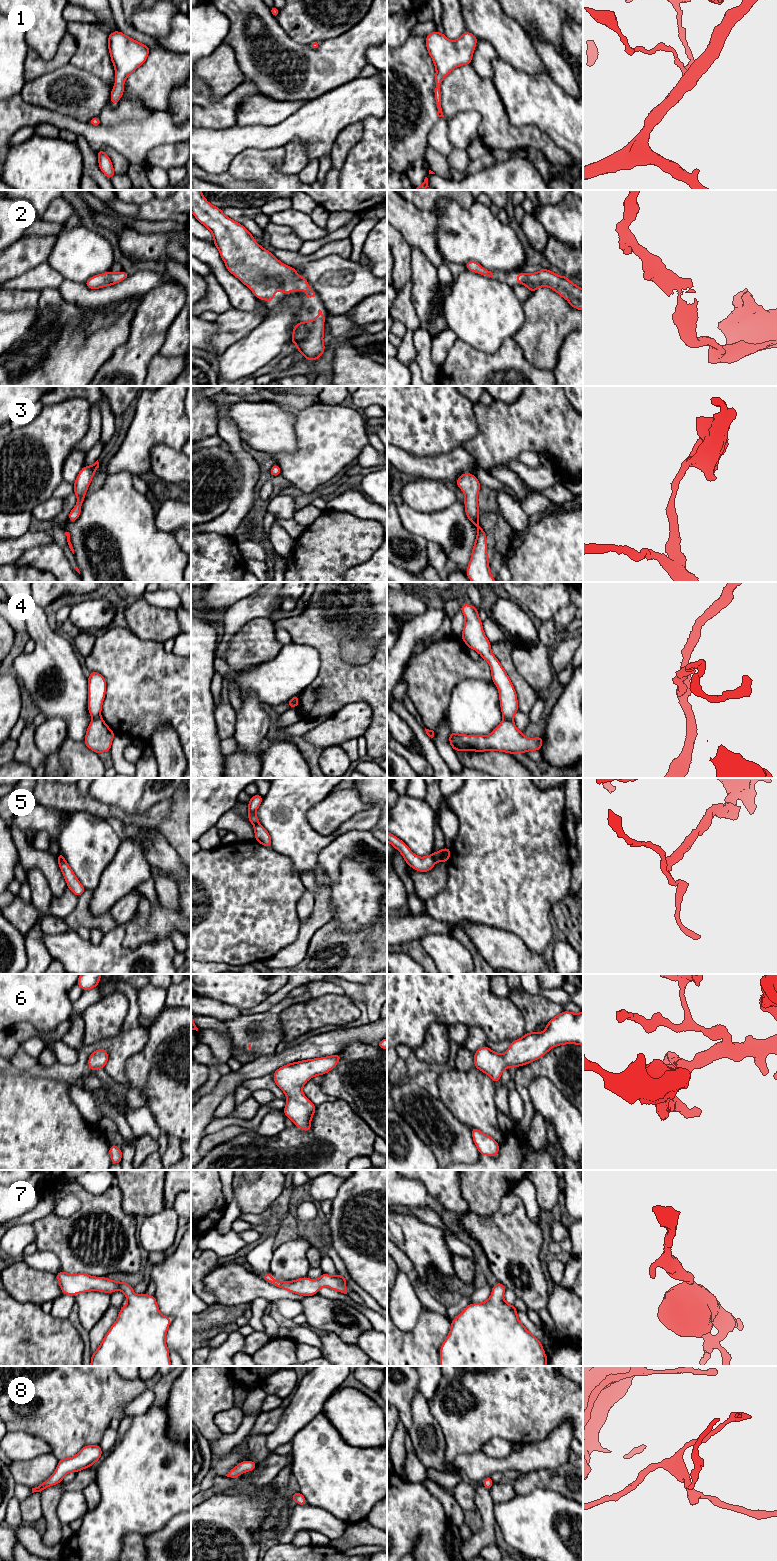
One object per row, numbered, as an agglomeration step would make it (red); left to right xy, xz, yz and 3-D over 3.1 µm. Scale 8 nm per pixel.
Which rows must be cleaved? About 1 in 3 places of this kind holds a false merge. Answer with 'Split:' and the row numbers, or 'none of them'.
Split: 4, 5

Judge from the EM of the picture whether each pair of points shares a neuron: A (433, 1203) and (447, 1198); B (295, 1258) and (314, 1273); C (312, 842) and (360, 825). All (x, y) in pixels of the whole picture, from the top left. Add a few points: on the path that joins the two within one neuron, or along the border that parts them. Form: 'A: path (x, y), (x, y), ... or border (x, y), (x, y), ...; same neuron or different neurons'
A: border (423, 1184), (426, 1190), (439, 1201), (447, 1212); different neurons
B: border (310, 1268), (306, 1276); different neurons
C: border (330, 835), (334, 838); different neurons

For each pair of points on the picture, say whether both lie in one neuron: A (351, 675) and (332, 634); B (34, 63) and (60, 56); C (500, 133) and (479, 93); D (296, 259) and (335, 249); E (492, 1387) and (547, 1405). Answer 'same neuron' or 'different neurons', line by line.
A: same neuron
B: same neuron
C: same neuron
D: same neuron
E: same neuron

